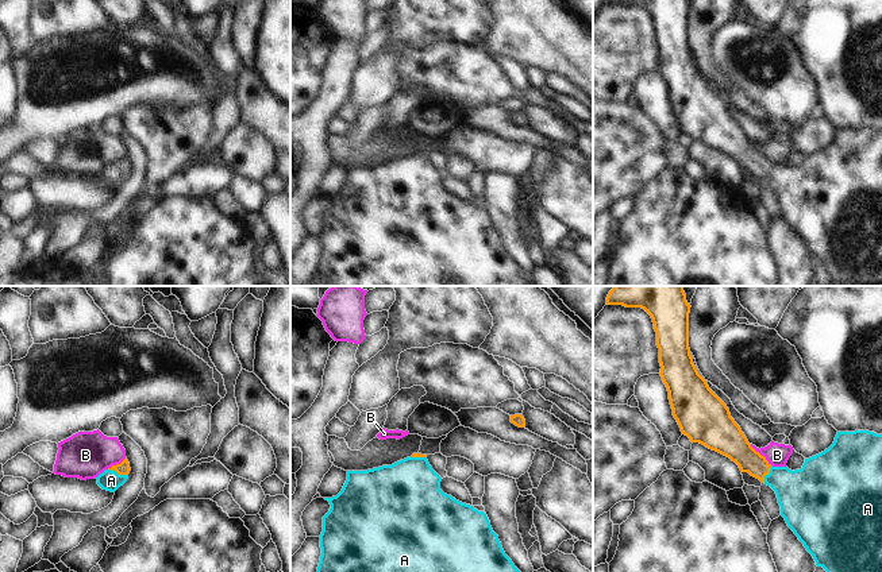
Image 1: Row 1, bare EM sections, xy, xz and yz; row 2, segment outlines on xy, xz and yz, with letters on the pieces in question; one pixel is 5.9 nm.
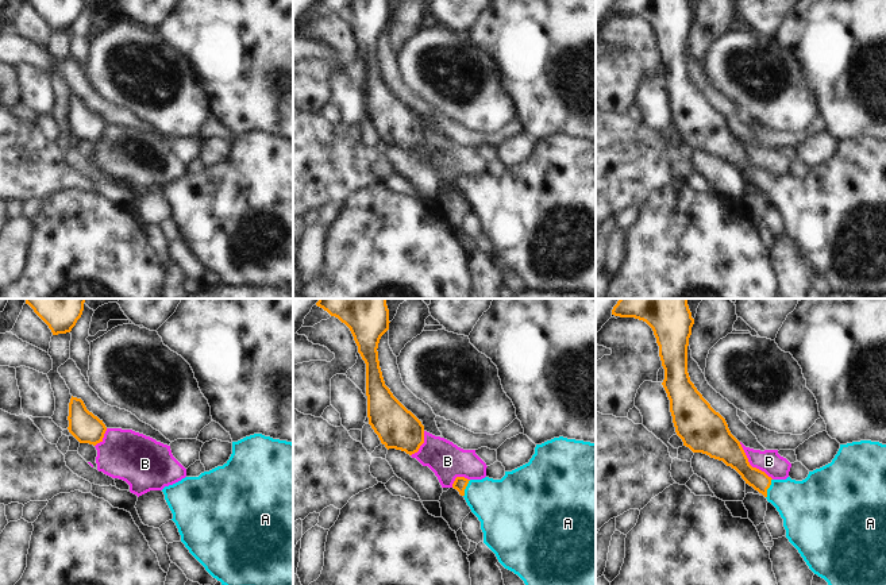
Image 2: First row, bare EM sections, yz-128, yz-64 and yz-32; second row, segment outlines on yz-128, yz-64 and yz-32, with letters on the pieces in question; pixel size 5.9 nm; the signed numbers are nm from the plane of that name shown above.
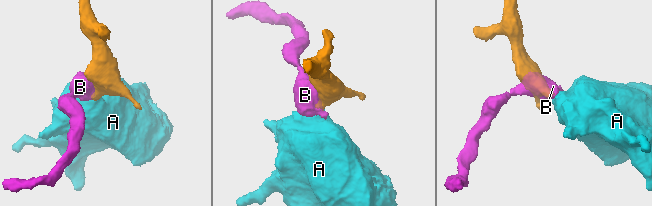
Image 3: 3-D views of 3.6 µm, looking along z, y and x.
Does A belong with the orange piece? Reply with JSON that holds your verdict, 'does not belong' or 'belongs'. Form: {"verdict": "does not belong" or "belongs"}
{"verdict": "belongs"}

